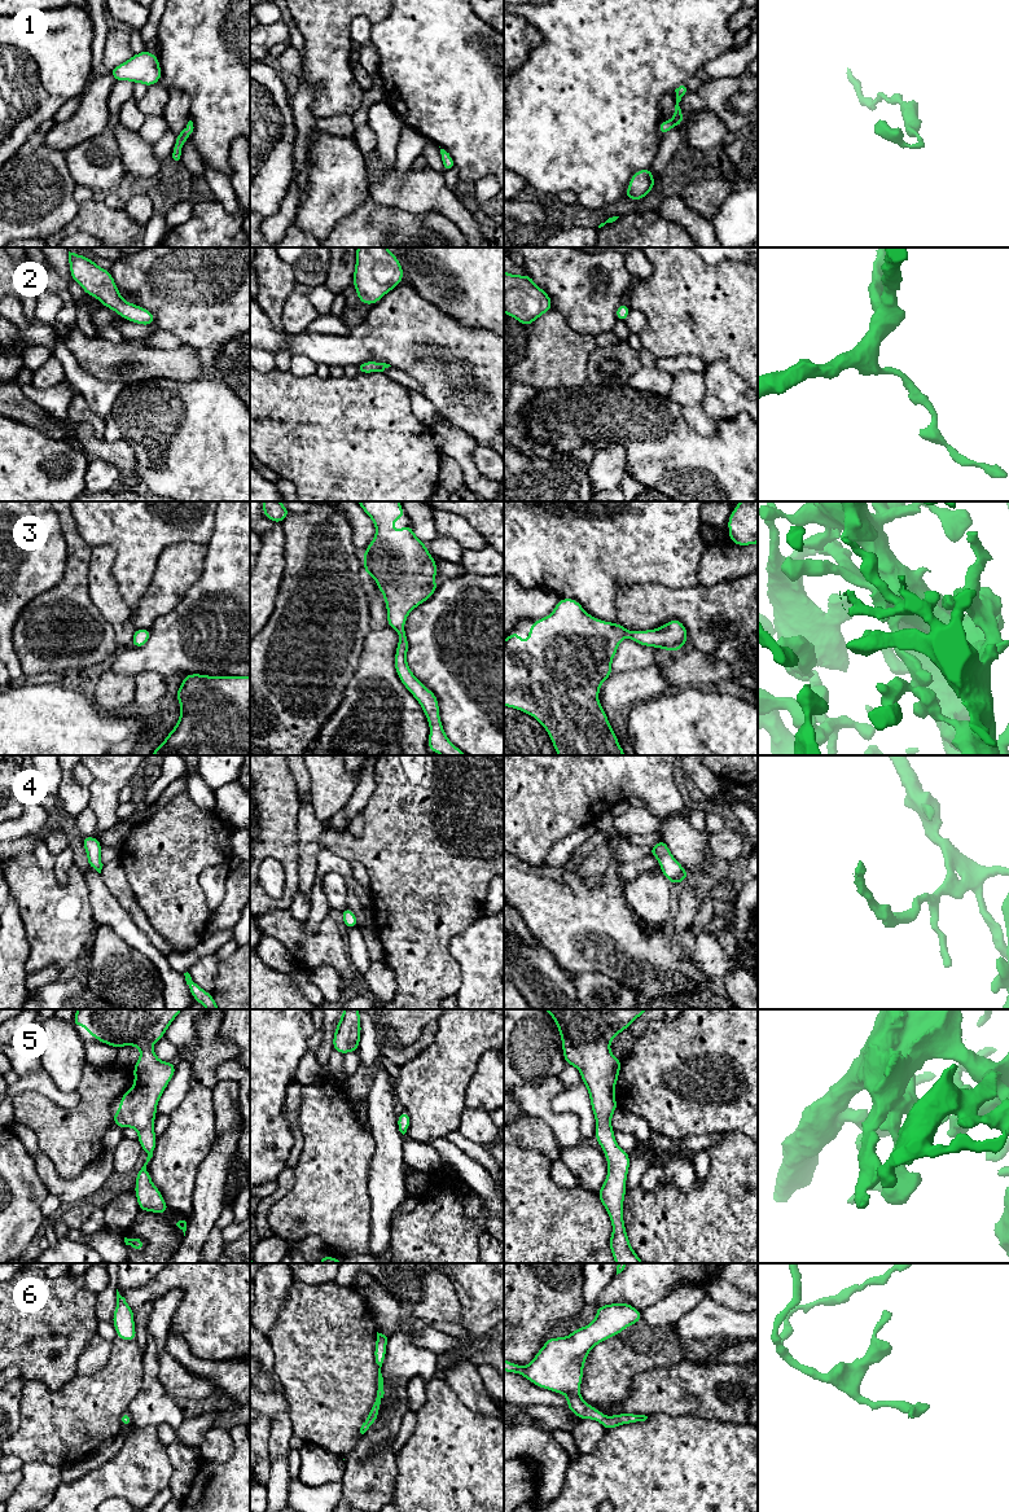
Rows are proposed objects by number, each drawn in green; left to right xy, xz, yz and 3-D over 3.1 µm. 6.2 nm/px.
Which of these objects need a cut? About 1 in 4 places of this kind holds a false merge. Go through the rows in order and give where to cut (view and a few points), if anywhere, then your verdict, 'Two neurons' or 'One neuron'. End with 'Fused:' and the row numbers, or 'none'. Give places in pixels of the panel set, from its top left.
1: No split. One neuron
2: No split. One neuron
3: No split. One neuron
4: No split. One neuron
5: No split. One neuron
6: No split. One neuron
Fused: none

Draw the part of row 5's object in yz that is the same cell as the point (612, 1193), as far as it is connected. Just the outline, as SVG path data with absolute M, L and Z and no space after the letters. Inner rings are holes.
M544 1009L549 1013L562 1039L563 1057L567 1065L579 1069L582 1082L588 1088L591 1106L596 1118L596 1136L605 1152L609 1171L605 1183L597 1196L606 1209L613 1224L613 1233L609 1241L615 1263L644 1263L632 1249L623 1220L623 1200L626 1196L626 1180L629 1169L629 1153L622 1151L615 1141L611 1127L611 1116L618 1108L614 1087L617 1084L622 1060L613 1056L610 1042L648 1009Z

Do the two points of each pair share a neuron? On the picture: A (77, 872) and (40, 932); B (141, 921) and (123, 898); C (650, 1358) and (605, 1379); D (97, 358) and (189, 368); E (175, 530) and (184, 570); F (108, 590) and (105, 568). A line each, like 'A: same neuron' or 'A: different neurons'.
A: same neuron
B: same neuron
C: same neuron
D: same neuron
E: different neurons
F: same neuron

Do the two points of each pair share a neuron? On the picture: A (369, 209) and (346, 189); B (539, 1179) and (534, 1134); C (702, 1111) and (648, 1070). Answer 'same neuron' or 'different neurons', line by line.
A: different neurons
B: different neurons
C: same neuron

